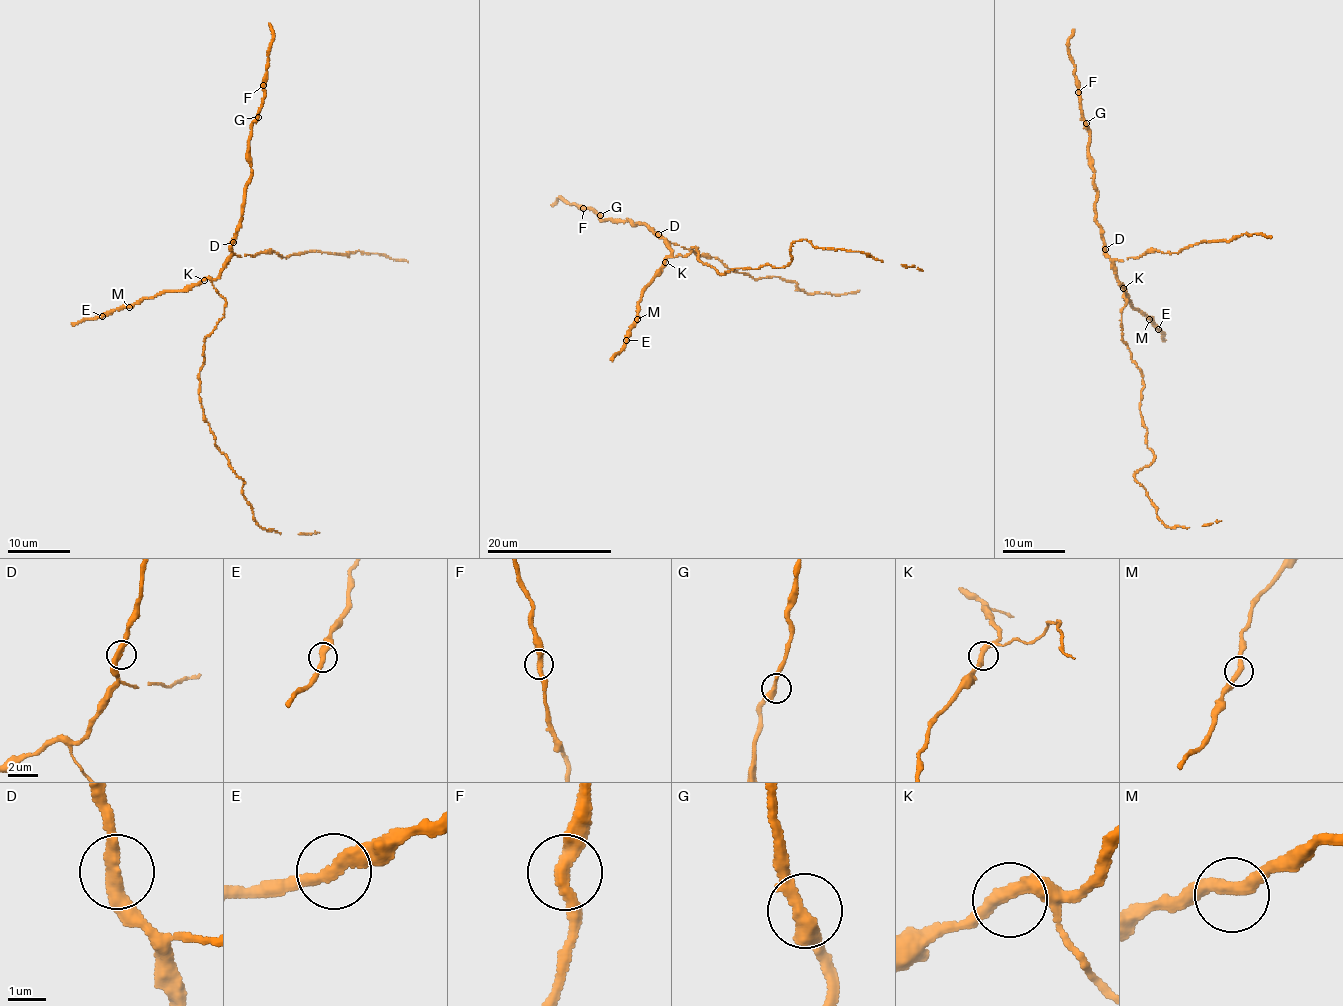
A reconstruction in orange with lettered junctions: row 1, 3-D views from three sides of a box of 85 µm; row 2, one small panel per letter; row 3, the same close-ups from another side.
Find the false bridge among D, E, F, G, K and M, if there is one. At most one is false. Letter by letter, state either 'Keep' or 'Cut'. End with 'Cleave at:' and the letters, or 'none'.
D: Keep
E: Keep
F: Keep
G: Keep
K: Keep
M: Keep
Cleave at: none

